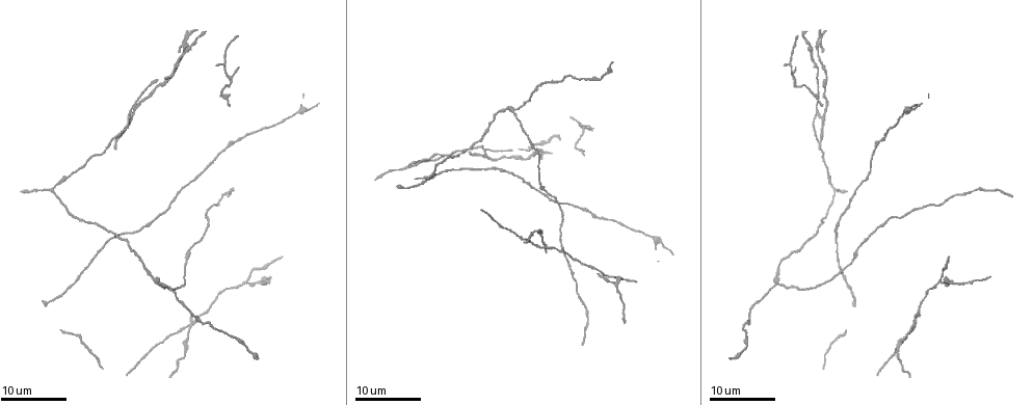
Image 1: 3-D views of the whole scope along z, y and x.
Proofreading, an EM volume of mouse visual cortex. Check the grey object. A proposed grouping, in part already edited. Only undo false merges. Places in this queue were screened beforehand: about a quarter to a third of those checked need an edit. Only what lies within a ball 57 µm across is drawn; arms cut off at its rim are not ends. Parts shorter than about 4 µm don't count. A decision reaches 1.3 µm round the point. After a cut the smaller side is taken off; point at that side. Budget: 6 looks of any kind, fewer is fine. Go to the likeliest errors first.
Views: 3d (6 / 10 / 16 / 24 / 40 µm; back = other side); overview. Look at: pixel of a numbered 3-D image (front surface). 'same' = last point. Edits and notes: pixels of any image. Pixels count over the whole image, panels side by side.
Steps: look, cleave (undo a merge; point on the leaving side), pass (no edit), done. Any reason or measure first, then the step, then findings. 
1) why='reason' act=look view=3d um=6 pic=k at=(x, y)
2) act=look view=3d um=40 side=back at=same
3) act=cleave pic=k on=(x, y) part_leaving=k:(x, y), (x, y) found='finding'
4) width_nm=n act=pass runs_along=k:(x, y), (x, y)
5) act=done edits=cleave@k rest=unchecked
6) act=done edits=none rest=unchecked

why='three arms meet' act=look view=3d um=24 pic=1 at=(189, 328)

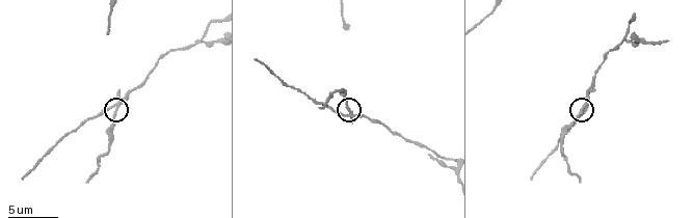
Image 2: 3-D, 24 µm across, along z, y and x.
act=look view=3d um=6 pic=2 at=(580, 111)

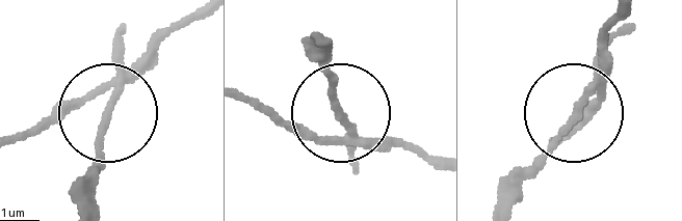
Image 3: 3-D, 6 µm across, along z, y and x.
act=cleave pic=3 on=(123, 24) part_leaving=3:(125, 79), (92, 204) found='a second cell is stuck on'

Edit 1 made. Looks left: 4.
why='thin arm on a thick one' act=look view=3d um=16 pic=1 at=(405, 166)

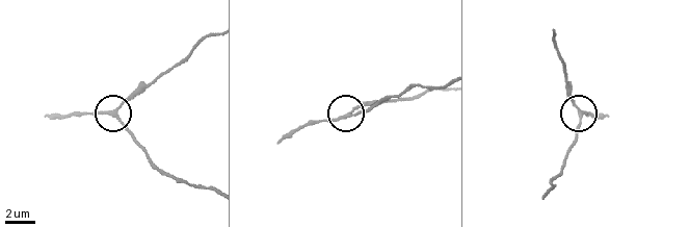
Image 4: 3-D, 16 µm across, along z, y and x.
act=look view=3d um=10 pic=4 at=(582, 114)

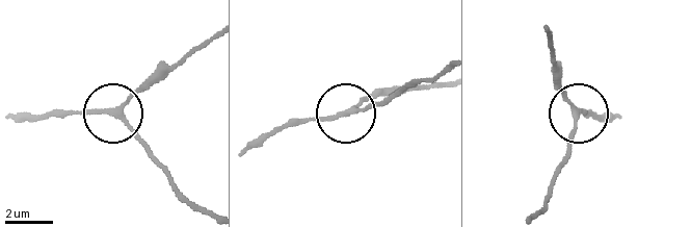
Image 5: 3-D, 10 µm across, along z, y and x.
arms=3 act=pass found='all the same cell'

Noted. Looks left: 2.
why='arms part here' act=look view=3d um=16 pic=1 at=(158, 282)

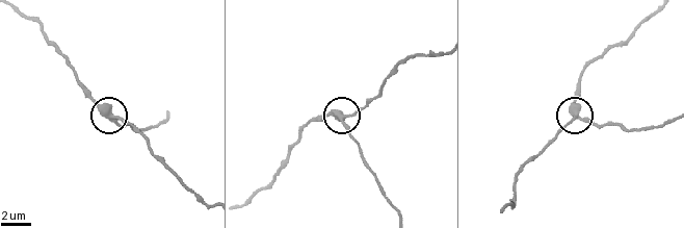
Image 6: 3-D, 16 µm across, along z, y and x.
act=look view=3d um=10 pic=6 at=(111, 116)

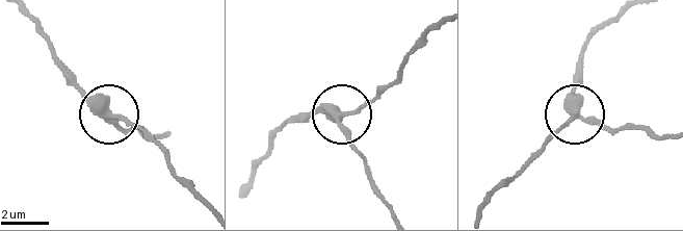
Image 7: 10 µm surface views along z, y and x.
arms=3 act=pass found='all the same cell'

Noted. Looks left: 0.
act=done edits=cleave@3 rest=unchecked

